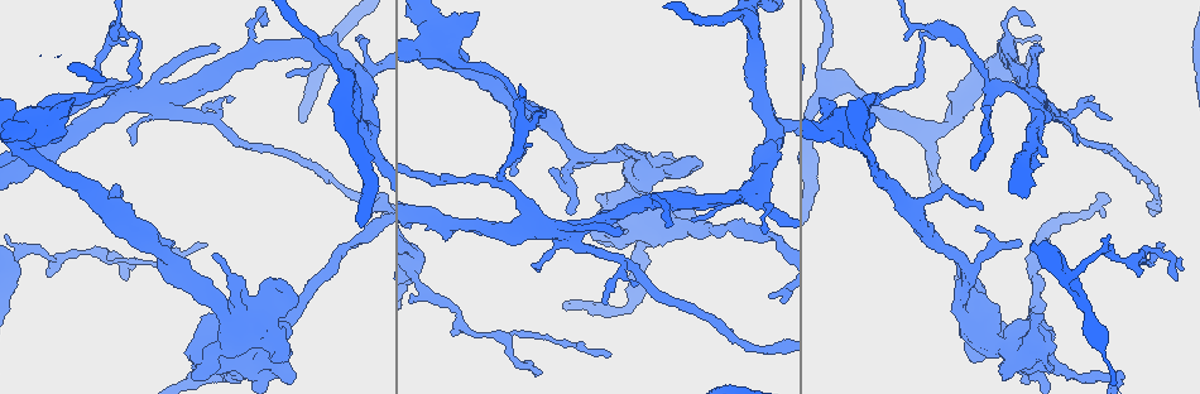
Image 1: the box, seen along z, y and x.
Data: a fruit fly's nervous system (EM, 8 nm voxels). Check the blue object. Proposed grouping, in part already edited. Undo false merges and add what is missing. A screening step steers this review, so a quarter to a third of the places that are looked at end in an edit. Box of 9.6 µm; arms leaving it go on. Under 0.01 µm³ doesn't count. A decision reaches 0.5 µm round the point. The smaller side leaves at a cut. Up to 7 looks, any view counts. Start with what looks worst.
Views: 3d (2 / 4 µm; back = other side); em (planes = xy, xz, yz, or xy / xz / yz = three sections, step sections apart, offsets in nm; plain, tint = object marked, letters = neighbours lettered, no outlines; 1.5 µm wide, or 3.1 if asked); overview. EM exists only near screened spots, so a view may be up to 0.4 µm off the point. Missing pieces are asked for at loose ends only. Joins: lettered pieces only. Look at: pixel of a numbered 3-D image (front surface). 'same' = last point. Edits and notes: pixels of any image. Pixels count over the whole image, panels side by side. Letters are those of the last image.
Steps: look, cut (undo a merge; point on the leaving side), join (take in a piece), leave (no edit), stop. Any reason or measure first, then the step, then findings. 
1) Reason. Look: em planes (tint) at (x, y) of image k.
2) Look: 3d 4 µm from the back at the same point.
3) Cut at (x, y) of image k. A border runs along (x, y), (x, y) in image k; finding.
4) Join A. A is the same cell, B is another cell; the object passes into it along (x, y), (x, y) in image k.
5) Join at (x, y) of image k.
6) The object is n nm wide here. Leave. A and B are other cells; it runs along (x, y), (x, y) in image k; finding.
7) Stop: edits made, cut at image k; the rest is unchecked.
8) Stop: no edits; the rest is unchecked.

Long arm stops here. Look: em xy step 4 (tint) at (771, 295) of image 1.

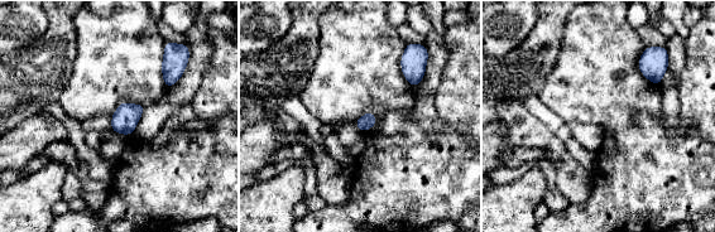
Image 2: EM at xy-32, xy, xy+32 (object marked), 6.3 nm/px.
Look: em xy step 4 (letters) at the same point.

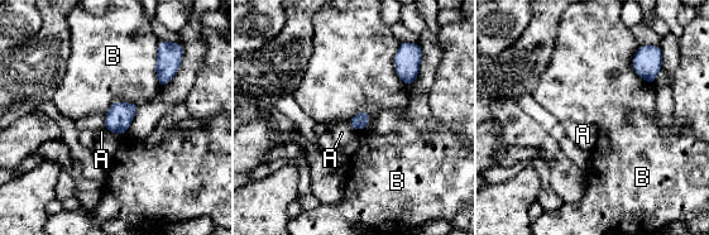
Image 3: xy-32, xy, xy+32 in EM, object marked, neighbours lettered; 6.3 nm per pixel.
The object is 100 nm wide here. Leave. A and B are other cells; a border runs along (370, 116), (359, 110), (346, 120) in image 3; none of them fits.

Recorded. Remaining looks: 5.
Sudden change in width. Look: em planes (tint) at (112, 211) of image 1.

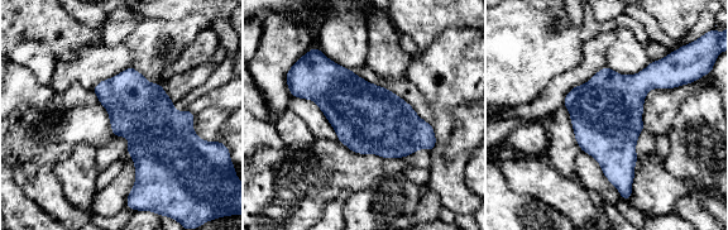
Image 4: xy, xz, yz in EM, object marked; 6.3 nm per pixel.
See the neighbours. Look: em planes (letters) at the same point.

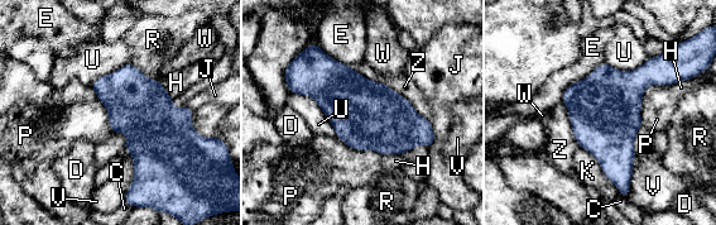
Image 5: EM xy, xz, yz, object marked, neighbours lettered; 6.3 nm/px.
The object is 440 nm wide here. Leave. C, D, E, H, J, K, P, R, U, V, W and Z are other cells; a border runs along (159, 80), (161, 85), (173, 99) in image 5; one neuron here.

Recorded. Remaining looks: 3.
Thin end. Look: em yz step 8 (letters) at (217, 47) of image 1.

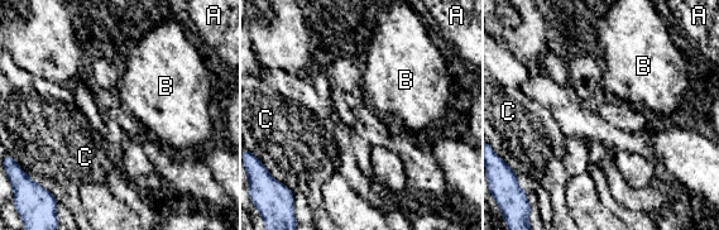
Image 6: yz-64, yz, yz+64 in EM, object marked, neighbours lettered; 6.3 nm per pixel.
Look: em xz step 4 (letters) at the same point.

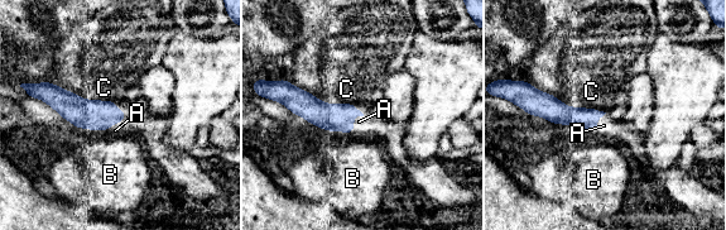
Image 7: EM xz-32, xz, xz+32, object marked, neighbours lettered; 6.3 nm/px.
Leave. A, B and C are other cells; it runs along (532, 104), (565, 115), (599, 114) in image 7; none of them fits.

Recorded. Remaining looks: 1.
Stop: no edits; the rest is unchecked.

